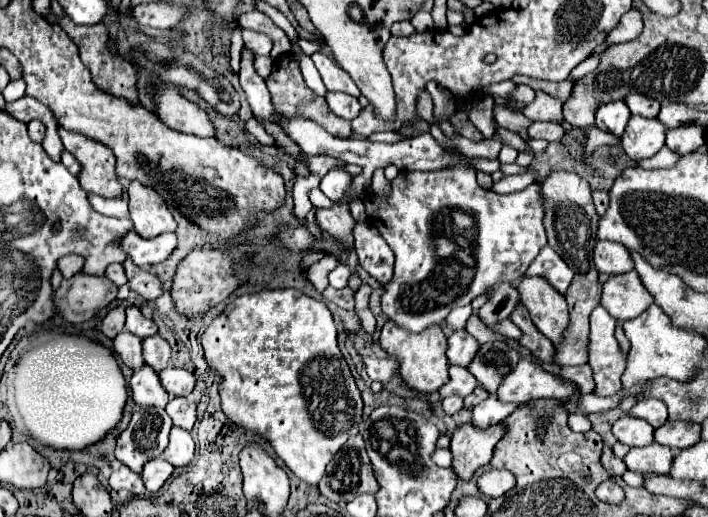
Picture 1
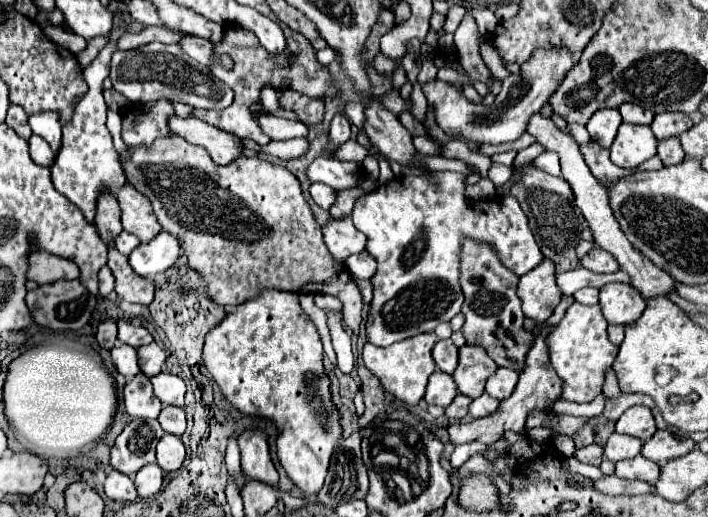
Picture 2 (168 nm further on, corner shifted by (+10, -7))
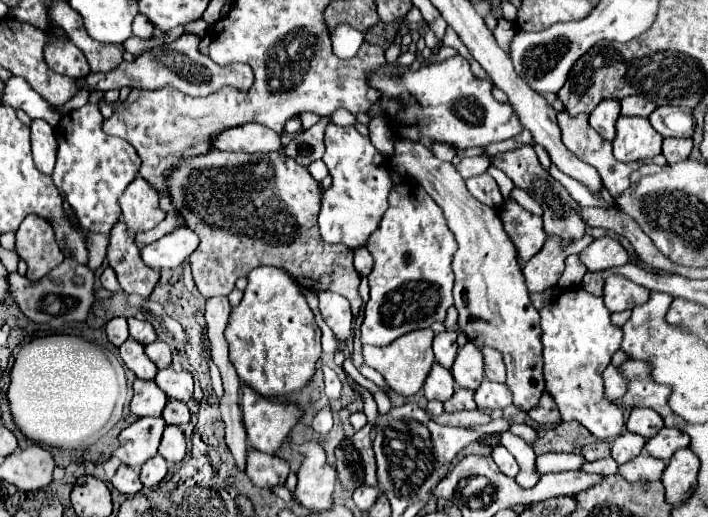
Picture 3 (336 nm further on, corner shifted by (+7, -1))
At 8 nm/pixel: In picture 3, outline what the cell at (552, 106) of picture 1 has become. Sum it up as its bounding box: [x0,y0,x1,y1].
[494,19,516,53]

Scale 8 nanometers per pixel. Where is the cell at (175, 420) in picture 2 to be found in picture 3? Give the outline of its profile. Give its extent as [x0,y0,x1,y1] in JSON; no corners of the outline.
[162,399,190,425]

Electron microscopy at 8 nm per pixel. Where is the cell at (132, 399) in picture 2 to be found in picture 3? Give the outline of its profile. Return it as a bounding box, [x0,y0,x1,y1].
[130,379,166,417]

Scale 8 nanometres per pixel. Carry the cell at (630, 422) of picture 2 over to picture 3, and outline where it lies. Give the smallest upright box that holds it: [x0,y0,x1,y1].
[626,407,664,439]

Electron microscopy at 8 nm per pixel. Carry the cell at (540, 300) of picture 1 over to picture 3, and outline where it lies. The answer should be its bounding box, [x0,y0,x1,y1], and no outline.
[524,235,594,293]

